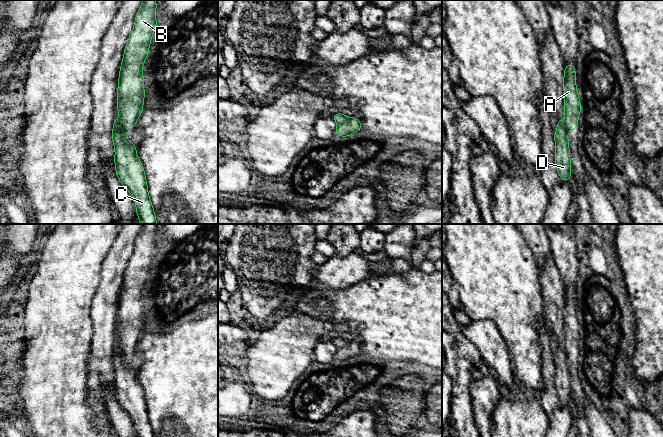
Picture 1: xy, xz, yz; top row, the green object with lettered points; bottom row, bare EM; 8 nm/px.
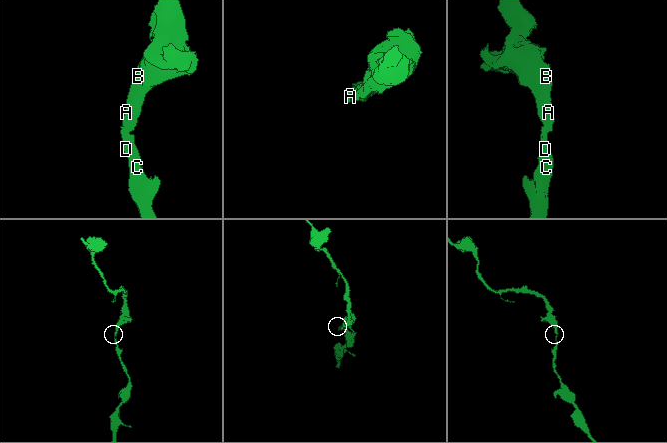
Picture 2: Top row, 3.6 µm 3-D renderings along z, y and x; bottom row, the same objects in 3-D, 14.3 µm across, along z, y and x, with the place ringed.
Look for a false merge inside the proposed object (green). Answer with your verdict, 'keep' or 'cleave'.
cleave

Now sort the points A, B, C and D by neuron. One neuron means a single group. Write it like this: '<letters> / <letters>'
A B / C D

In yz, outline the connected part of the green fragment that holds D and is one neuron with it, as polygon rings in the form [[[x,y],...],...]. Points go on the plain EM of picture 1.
[[[557,344],[557,355],[555,363],[555,388],[560,402],[564,406],[569,406],[571,394],[569,365],[564,344]]]

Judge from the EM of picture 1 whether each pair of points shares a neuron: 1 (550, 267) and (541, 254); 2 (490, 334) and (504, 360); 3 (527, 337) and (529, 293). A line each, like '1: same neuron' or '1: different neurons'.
1: different neurons
2: same neuron
3: same neuron

